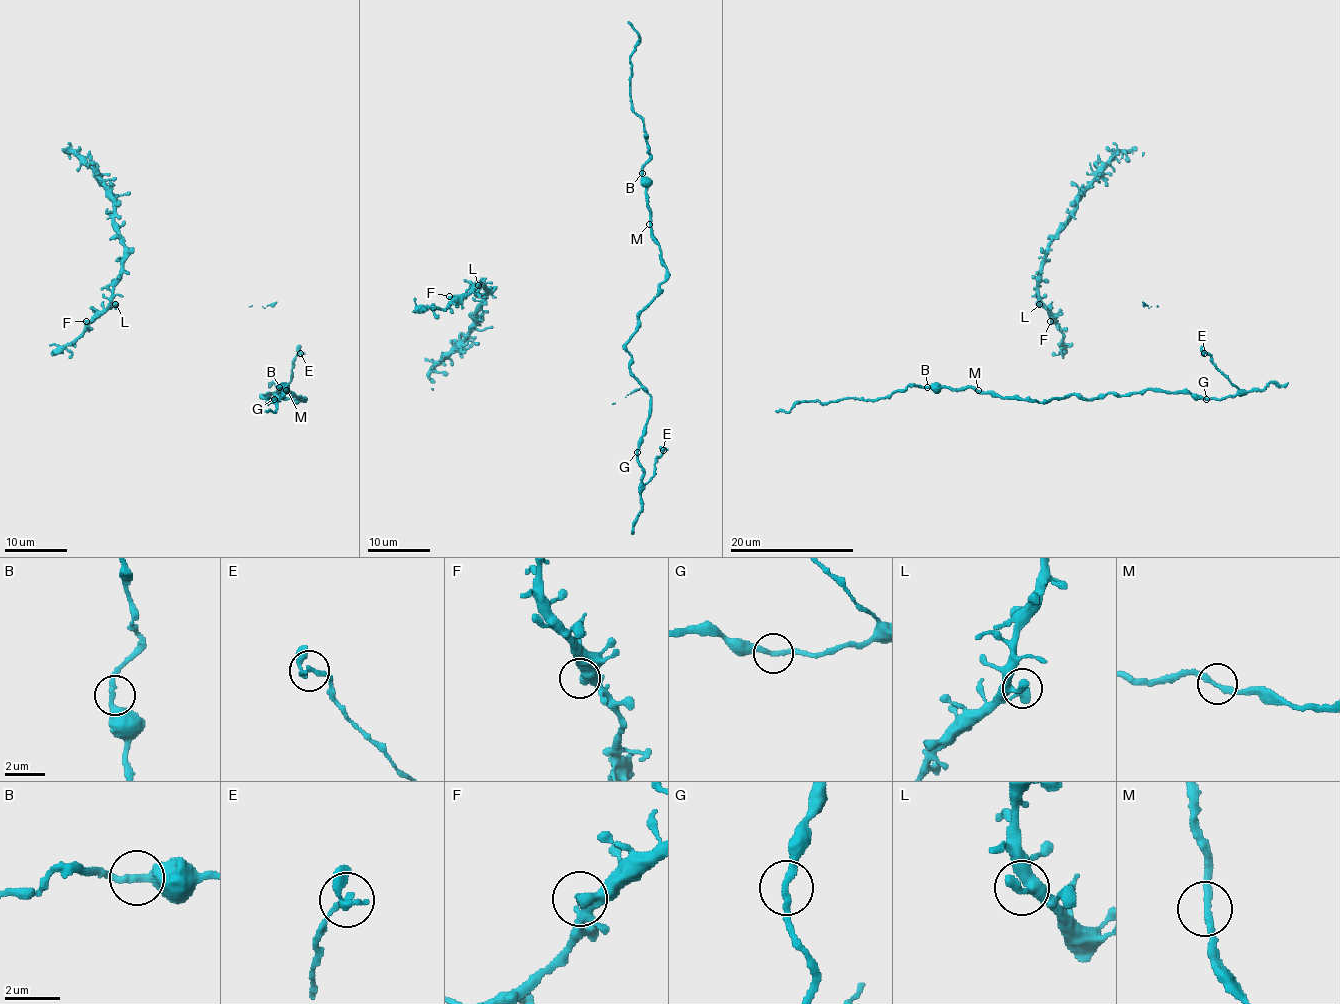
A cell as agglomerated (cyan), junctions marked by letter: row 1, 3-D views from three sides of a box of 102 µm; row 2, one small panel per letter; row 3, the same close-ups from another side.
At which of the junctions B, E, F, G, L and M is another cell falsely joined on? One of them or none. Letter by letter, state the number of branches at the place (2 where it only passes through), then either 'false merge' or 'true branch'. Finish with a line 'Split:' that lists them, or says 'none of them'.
B: 2 branches meet; true branch
E: 2 branches meet; true branch
F: 2 branches meet; true branch
G: 2 branches meet; true branch
L: 2 branches meet; true branch
M: 2 branches meet; true branch
Split: none of them

